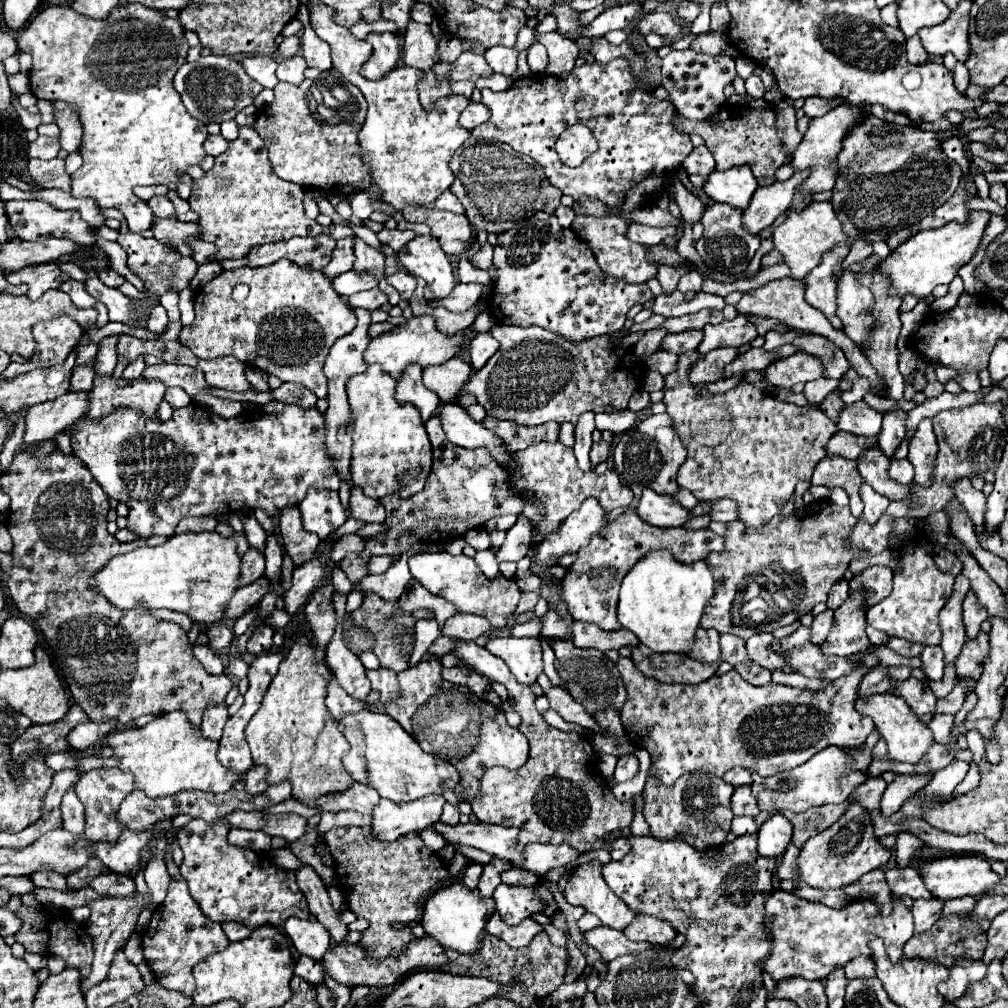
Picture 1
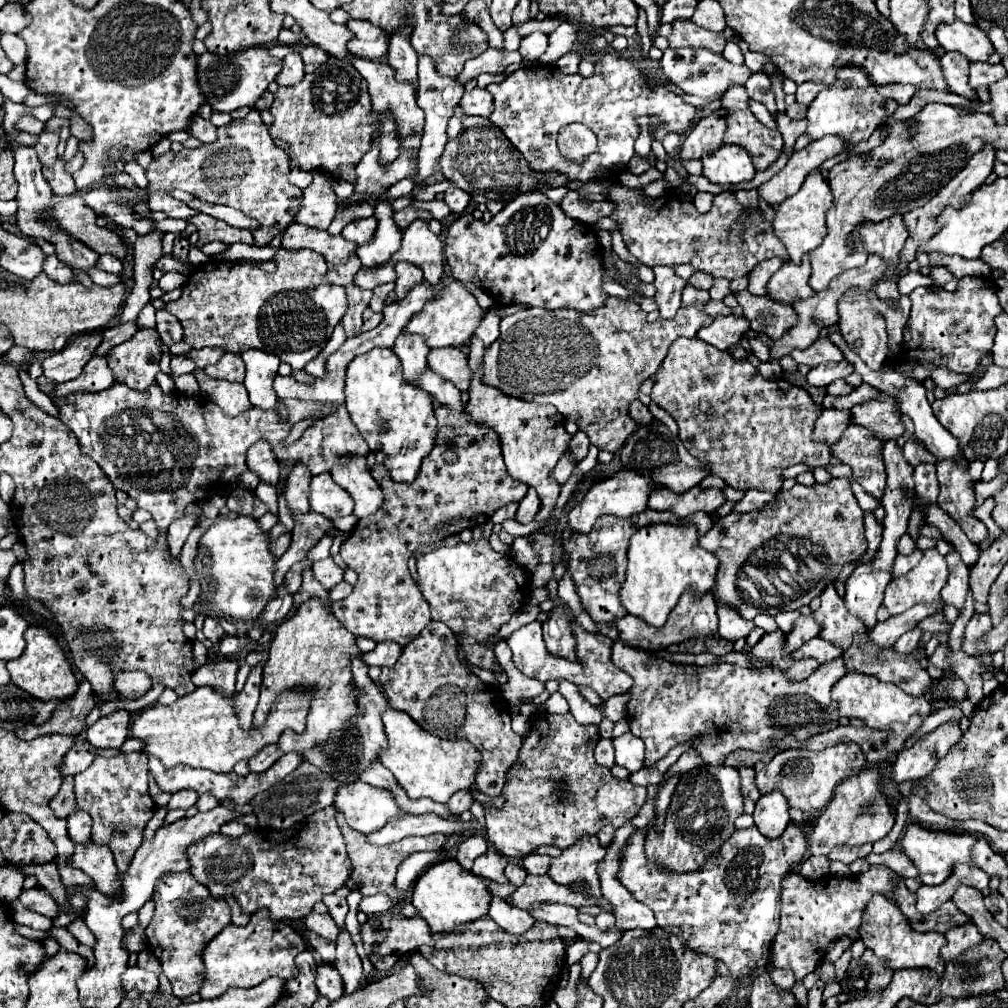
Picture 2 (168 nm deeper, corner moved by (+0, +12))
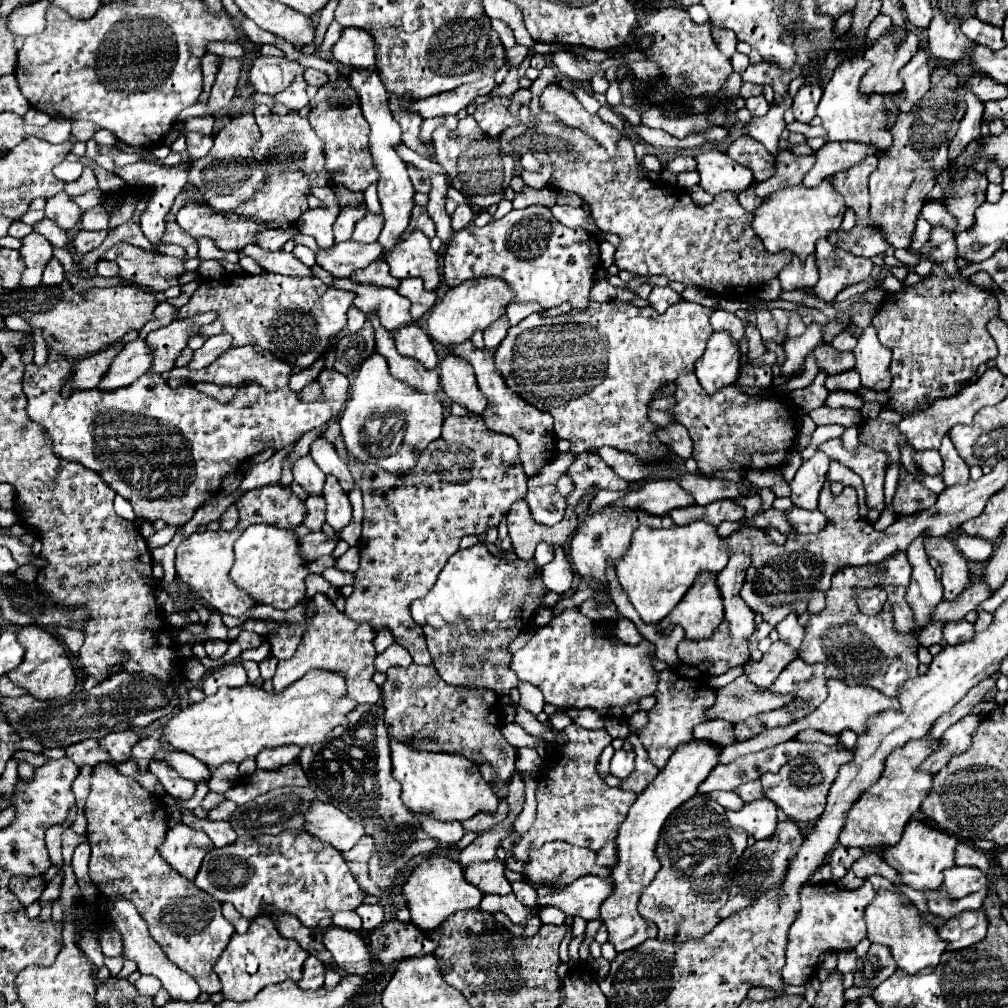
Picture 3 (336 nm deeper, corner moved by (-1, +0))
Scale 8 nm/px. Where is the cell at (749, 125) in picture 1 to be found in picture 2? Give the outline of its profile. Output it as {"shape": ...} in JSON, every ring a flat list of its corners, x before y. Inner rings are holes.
{"shape":[[732,112,726,116,726,134,724,134,724,144,736,144,748,150,748,154,752,156,752,162,756,166,756,170,766,170,768,166,772,166,782,150,782,134,778,130,770,130,766,128,762,122,756,120,756,116,748,116,742,112]]}

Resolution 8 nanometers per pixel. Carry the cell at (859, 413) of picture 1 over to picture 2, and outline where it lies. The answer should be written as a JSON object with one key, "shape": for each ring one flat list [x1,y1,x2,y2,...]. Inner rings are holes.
{"shape":[[826,408,822,416,818,418,814,438,816,440,826,440,826,444,832,444,838,440,838,436,848,428,850,424,850,410,838,410,838,408]]}

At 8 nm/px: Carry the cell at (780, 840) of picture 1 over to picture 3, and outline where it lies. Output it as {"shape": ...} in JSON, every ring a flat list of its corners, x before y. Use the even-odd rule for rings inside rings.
{"shape":[[767,798,747,802,739,810,725,810,725,816,733,828,743,830,755,840,771,836,777,826,777,806]]}

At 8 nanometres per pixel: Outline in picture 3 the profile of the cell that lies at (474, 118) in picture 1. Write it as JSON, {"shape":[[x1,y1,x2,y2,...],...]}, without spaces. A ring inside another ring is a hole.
{"shape":[[495,96,495,98,487,100,485,104,481,104,475,112,475,120,477,120,481,132,489,138,499,138,511,126,521,126,521,124,527,126,525,133,517,137,514,145,547,152,551,158,551,164,553,164,553,176,549,180,549,186,555,190,575,192,577,196,581,196,591,206,591,212,593,212,593,218,595,218,595,224,599,226,599,230,617,234,621,238,621,244,615,252,615,264,621,270,627,270,627,272,633,272,639,276,661,274,661,276,667,276,669,280,677,280,685,286,693,284,703,290,717,292,723,298,739,298,739,294,757,292,757,288,767,284,771,278,777,278,777,274,791,262,791,256,793,256,791,252,769,254,763,248,763,242,755,236,755,232,751,228,753,214,743,210,735,192,723,192,723,194,715,196,715,200,711,204,699,206,691,200,689,192,681,190,679,186,671,186,671,184,665,186,665,184,649,182,645,178,641,166,637,164,633,142,627,136,623,136,617,142,617,154,609,156,607,150,603,150,603,146,599,142,595,142,595,138,583,134,577,128,563,124,555,114,549,114,545,110,541,110,539,114,533,114,529,110,529,106,521,106,519,114,513,116,509,112,509,104,511,104,511,96]]}

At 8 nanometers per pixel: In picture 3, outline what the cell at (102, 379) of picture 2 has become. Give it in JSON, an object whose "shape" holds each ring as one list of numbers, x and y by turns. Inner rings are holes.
{"shape":[[137,338,125,344,123,352,113,360,107,376,101,380,101,390,115,390,125,384,135,382,141,374,145,374,153,364,153,352,147,346,145,338]]}

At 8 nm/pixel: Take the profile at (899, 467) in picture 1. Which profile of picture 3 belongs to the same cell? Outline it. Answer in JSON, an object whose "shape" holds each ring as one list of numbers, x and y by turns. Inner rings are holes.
{"shape":[[923,450,921,454,915,454,915,460,917,460,917,466,929,476,943,472,943,460,937,450]]}

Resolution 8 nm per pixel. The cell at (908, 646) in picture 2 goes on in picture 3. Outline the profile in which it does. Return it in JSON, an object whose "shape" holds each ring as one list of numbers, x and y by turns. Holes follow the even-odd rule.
{"shape":[[939,620,927,624,927,626,921,630,921,636,919,636,921,644,923,644,925,648,929,648,929,646,933,646,933,644,939,644,939,642,943,640,943,626,945,626,945,622,939,622]]}

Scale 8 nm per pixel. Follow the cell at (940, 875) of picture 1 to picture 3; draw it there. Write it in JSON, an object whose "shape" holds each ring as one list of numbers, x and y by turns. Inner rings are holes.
{"shape":[[909,820,899,844,883,846,883,858,887,860,887,864,891,864,891,868,897,870,905,886,911,886,915,890,939,888,943,882,943,870,953,866,955,844,957,844,955,836,949,836,937,828,931,828,919,820]]}

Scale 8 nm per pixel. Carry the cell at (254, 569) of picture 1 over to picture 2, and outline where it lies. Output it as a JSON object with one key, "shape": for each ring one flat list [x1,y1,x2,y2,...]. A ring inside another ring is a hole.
{"shape":[[276,524,270,532,268,532,268,544,270,544,270,552,274,558,282,556,282,552,286,552,286,548,290,546,290,534,286,532,286,528,282,524]]}

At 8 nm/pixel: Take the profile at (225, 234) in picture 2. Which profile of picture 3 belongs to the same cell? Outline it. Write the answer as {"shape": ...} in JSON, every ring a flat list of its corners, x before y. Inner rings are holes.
{"shape":[[249,244,249,246,243,248,243,252,239,252,239,254,251,256,251,258,257,260,267,272,279,272,279,274,285,274,285,276,313,276,313,272,311,272,309,266,305,266,299,258,295,258,293,254,287,254,287,252,283,252,283,250,269,252,269,250,259,248,257,244]]}

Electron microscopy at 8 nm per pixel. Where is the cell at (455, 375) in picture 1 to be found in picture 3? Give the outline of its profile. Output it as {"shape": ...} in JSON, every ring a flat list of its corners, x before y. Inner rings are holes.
{"shape":[[449,354,439,364,439,376,441,376,441,388,443,392,463,408,467,408,471,414,481,416,487,408,487,400,483,392,477,388,477,380,473,374,471,364,467,364,463,358]]}

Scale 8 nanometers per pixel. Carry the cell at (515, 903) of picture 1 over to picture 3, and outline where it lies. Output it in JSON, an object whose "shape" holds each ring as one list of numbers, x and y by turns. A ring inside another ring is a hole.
{"shape":[[587,874,575,880,573,884,559,888,559,894,539,898,539,904,557,906,569,916,581,916,585,920,595,920,599,916,599,906,611,894,613,894,611,878,599,878,599,876]]}

